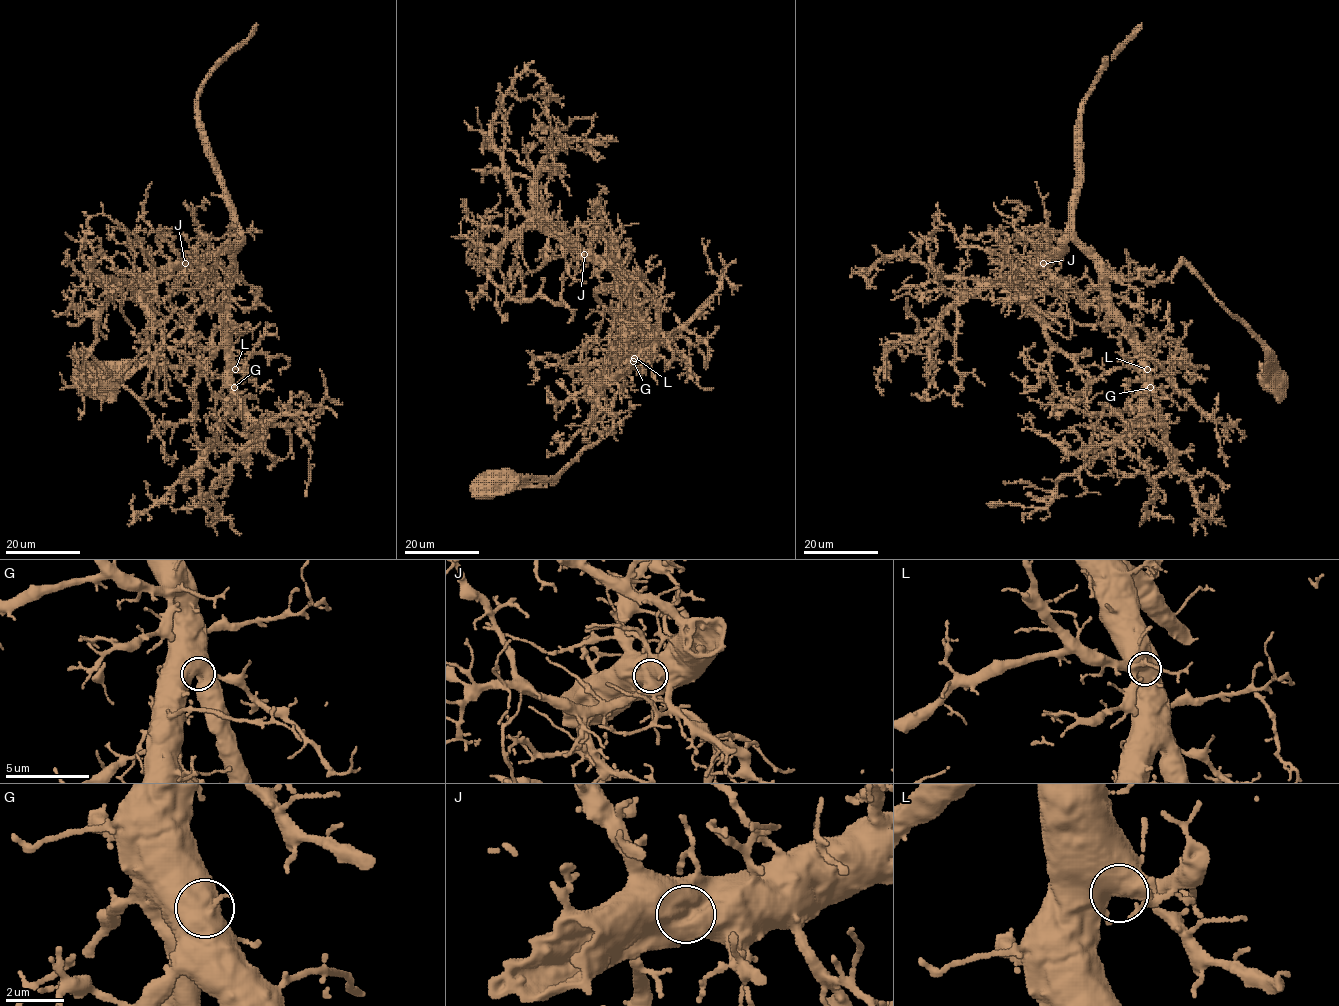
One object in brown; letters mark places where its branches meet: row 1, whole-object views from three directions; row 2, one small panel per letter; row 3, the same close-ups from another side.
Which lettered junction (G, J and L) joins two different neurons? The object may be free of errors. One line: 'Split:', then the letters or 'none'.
Split: none

